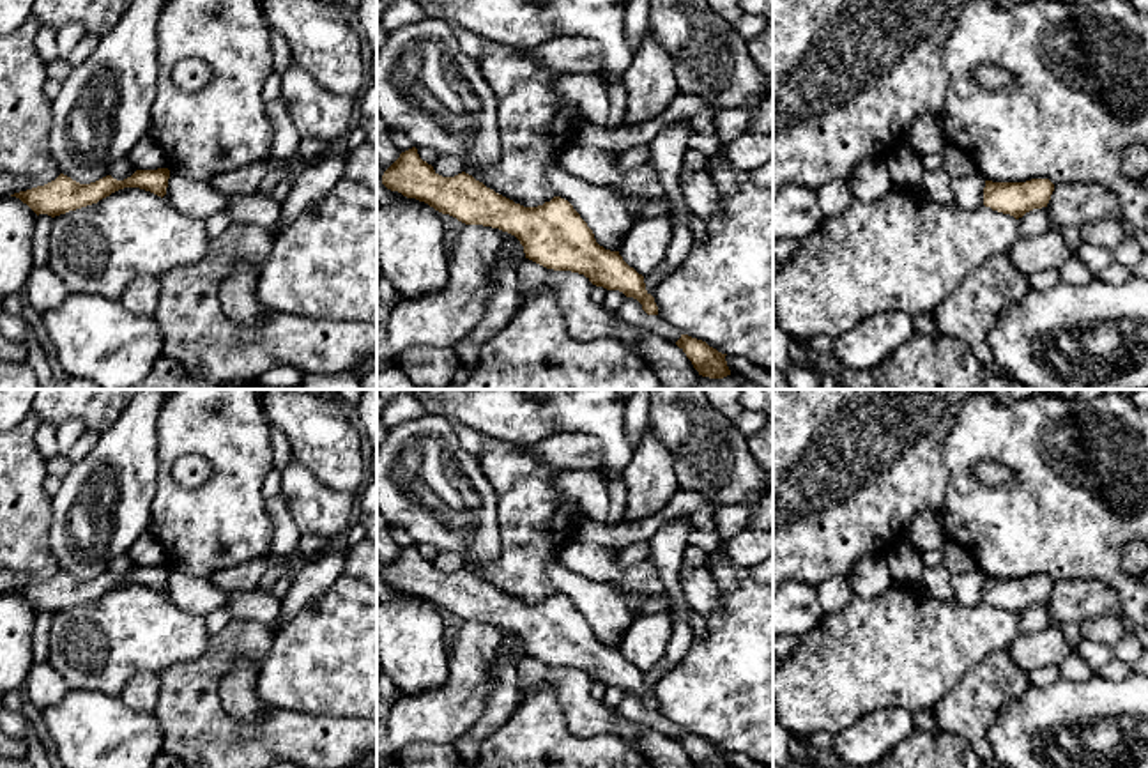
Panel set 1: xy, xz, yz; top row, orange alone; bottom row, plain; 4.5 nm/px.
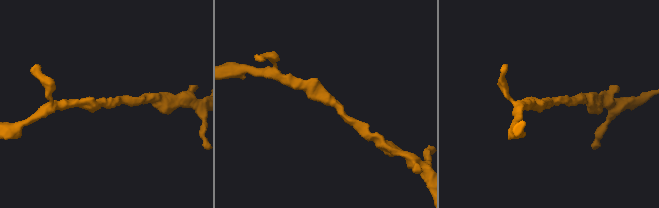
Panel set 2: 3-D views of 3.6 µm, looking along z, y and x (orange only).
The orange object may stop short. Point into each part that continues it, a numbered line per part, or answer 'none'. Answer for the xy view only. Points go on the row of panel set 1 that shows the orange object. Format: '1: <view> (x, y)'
none

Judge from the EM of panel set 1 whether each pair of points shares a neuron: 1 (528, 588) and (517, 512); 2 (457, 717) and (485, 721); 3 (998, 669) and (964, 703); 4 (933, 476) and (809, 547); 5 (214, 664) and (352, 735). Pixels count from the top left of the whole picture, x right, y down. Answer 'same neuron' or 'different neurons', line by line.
1: same neuron
2: different neurons
3: same neuron
4: same neuron
5: same neuron

